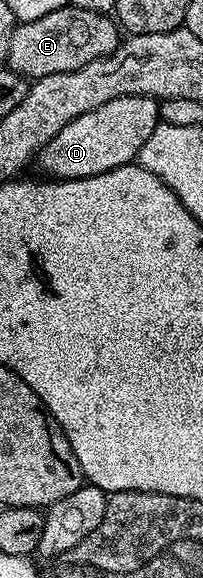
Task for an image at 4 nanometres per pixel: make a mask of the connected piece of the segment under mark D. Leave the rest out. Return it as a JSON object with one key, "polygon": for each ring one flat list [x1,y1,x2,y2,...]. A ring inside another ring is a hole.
{"polygon":[[123,96,107,100,83,116,75,116,67,128,49,141,35,159,41,165,42,175,53,180,62,178,90,178,103,172,111,172,120,166,128,166,136,159,139,148,147,144,151,132,155,132,160,119,159,102,147,96]]}

